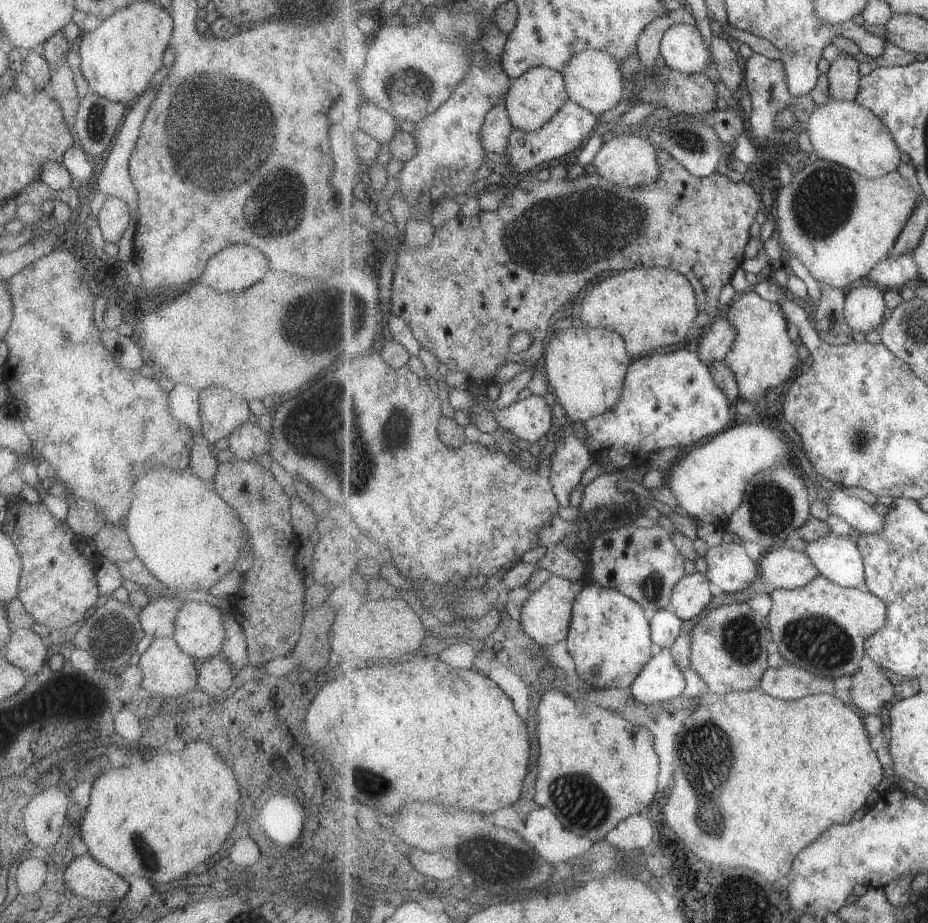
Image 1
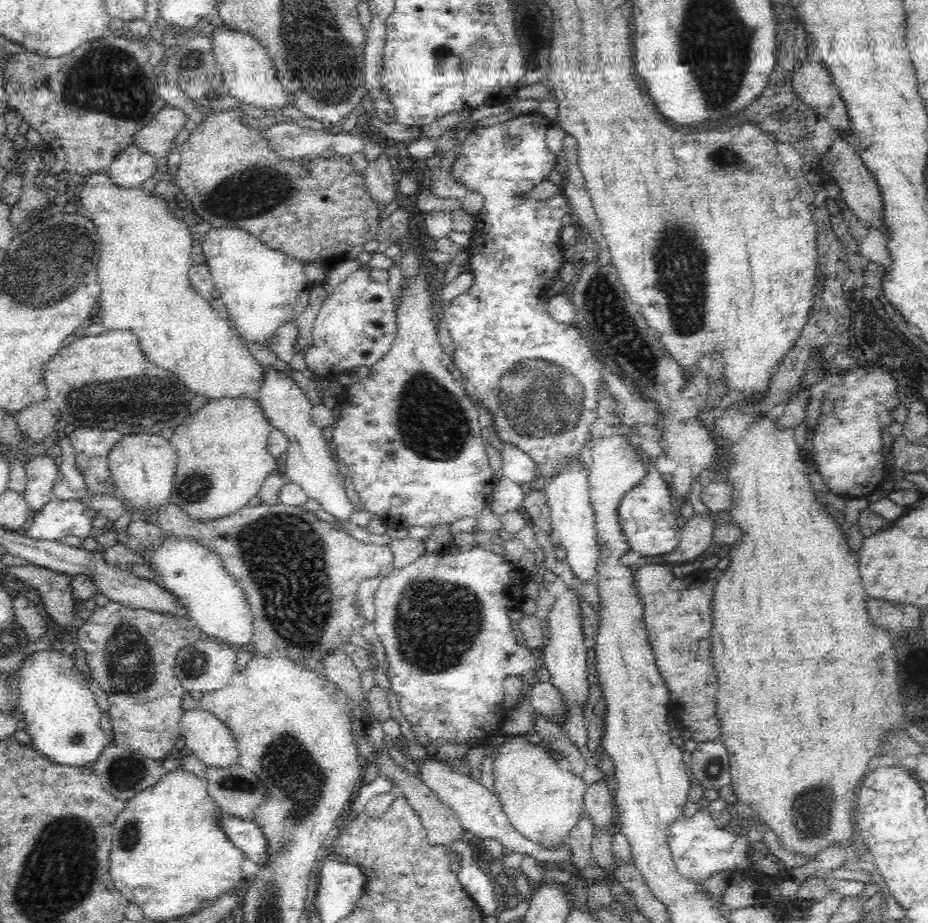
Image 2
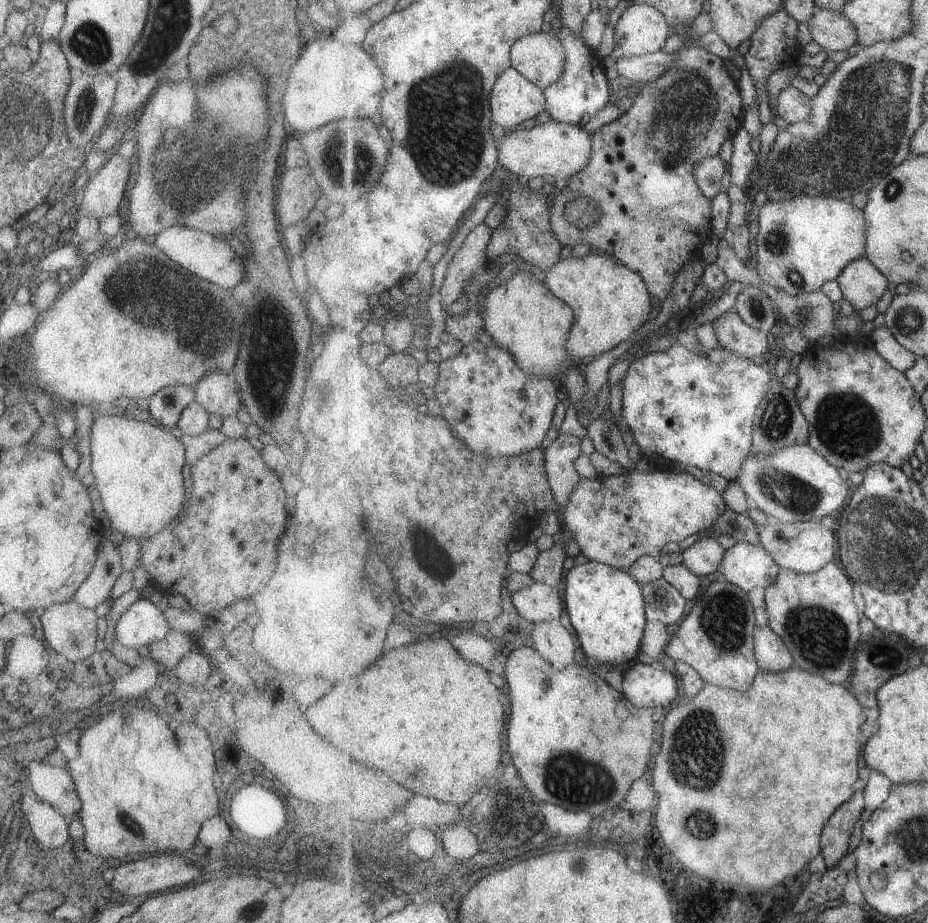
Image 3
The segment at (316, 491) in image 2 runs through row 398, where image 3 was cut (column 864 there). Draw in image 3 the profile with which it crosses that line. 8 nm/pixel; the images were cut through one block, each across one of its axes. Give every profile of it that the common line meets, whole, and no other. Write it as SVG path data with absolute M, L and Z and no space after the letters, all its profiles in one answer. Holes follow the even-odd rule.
M866 256L847 265L837 280L849 309L857 312L877 304L887 292L890 282Z

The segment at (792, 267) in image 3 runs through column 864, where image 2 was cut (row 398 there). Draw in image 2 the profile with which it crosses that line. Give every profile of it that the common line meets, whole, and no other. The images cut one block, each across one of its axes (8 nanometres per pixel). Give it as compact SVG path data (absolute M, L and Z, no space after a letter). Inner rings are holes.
M256 397L209 399L208 404L188 415L174 429L169 440L177 456L172 501L193 519L223 517L248 505L264 480L278 468L276 457L267 447L273 428Z

